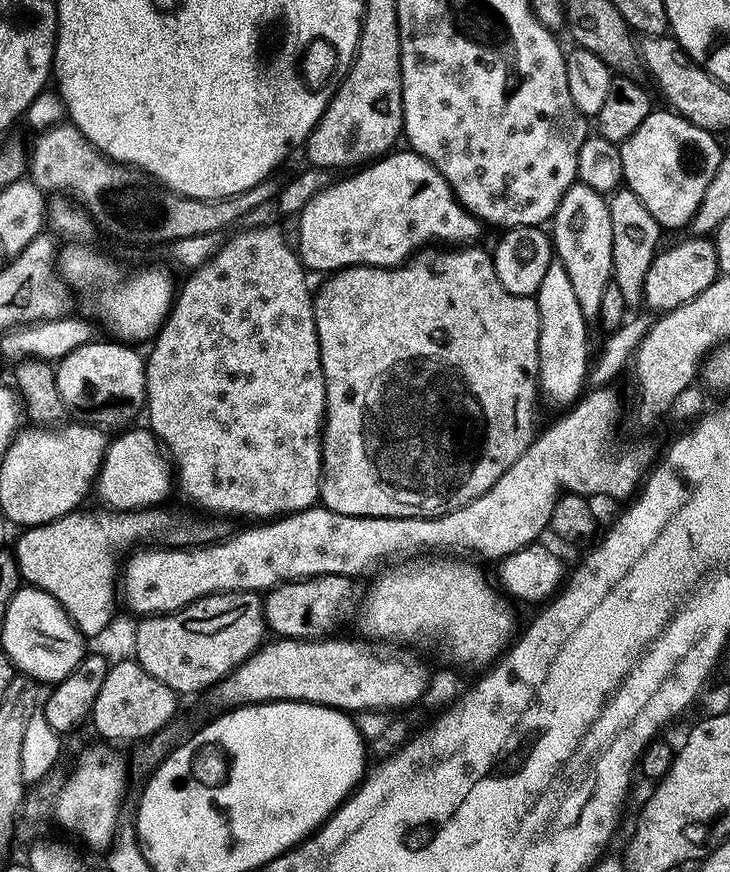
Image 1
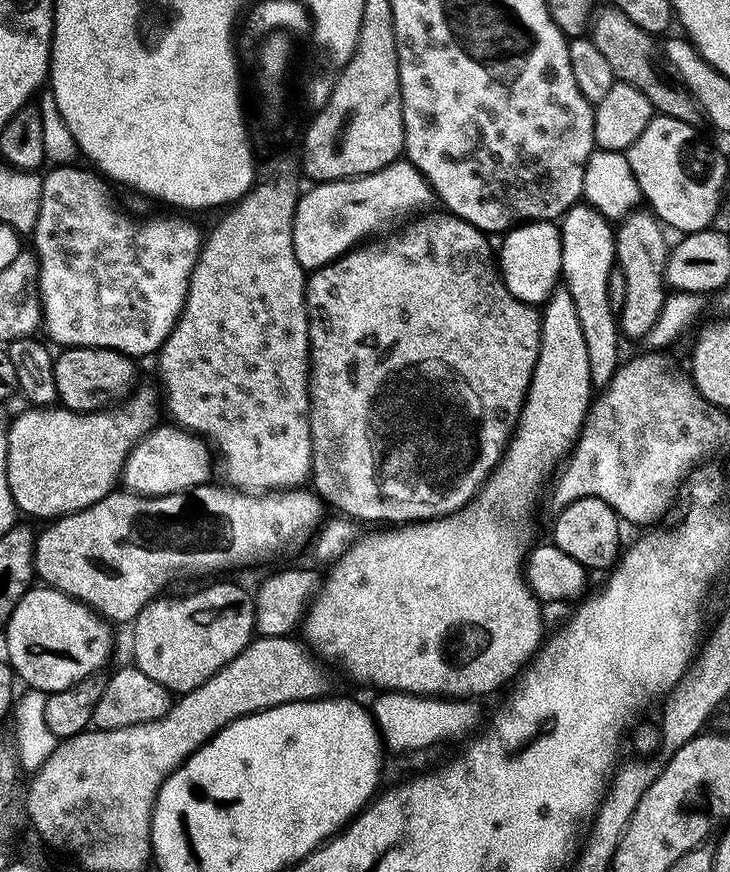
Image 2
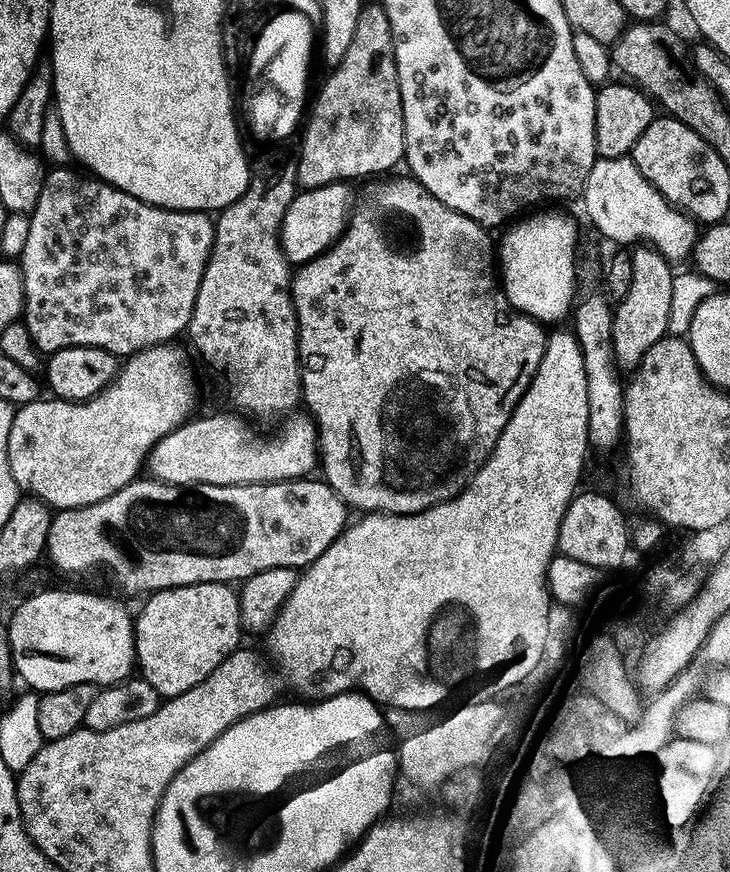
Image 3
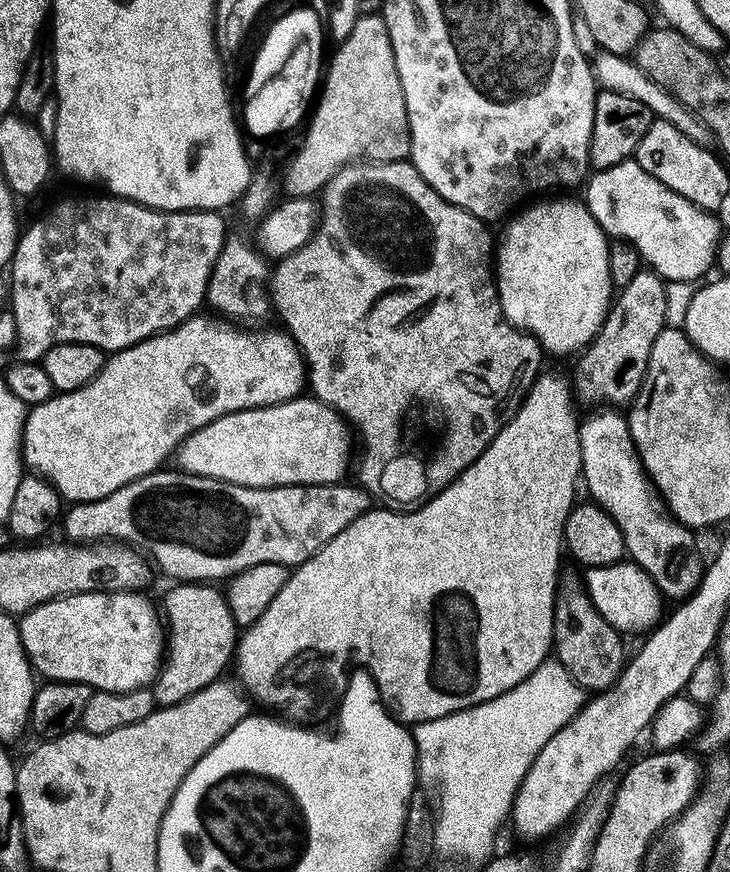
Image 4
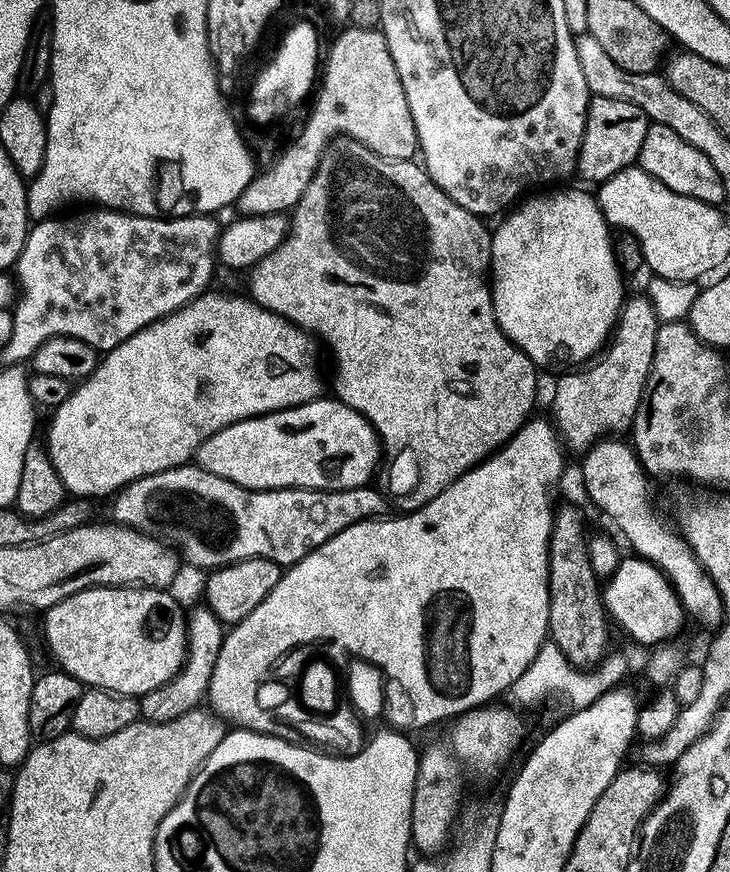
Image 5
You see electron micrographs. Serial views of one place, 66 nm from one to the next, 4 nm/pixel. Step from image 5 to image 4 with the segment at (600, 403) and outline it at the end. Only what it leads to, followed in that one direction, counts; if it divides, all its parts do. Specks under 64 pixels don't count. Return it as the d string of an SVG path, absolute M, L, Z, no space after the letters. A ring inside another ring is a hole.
M641 270L630 286L619 289L599 334L579 353L574 379L577 401L592 404L588 406L628 406L635 400L648 369L650 350L654 350L654 338L667 325L665 285L656 271Z

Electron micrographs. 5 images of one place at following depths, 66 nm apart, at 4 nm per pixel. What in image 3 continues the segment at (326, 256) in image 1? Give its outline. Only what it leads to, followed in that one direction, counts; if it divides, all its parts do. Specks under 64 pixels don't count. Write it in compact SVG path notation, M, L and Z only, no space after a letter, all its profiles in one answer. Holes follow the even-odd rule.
M343 183L327 184L321 188L306 188L297 191L280 223L280 249L289 265L299 266L318 258L340 239L350 215L348 192Z

